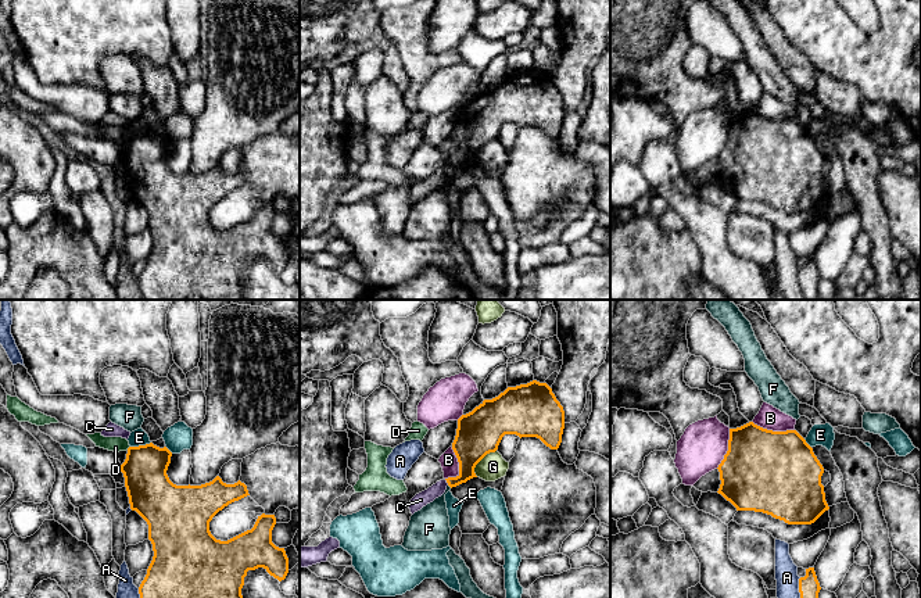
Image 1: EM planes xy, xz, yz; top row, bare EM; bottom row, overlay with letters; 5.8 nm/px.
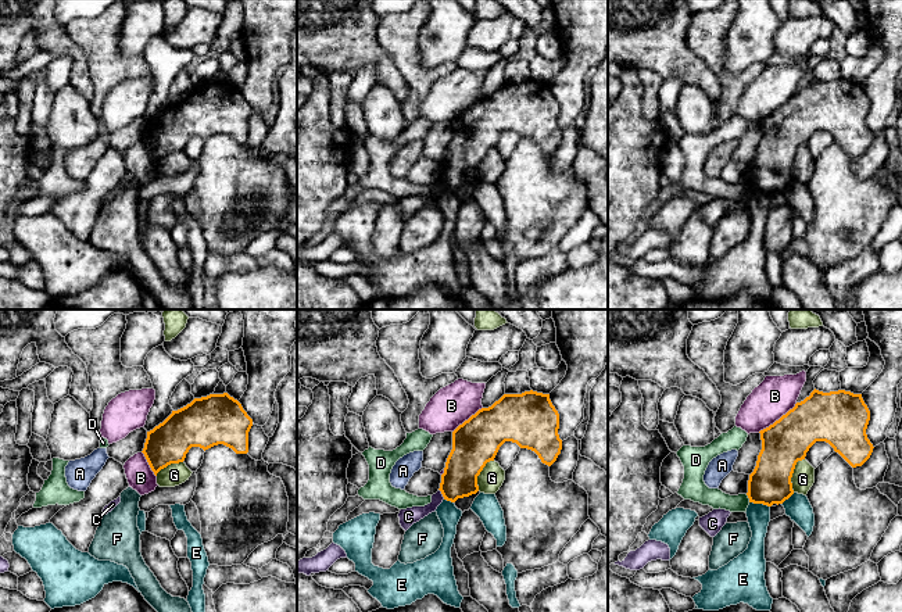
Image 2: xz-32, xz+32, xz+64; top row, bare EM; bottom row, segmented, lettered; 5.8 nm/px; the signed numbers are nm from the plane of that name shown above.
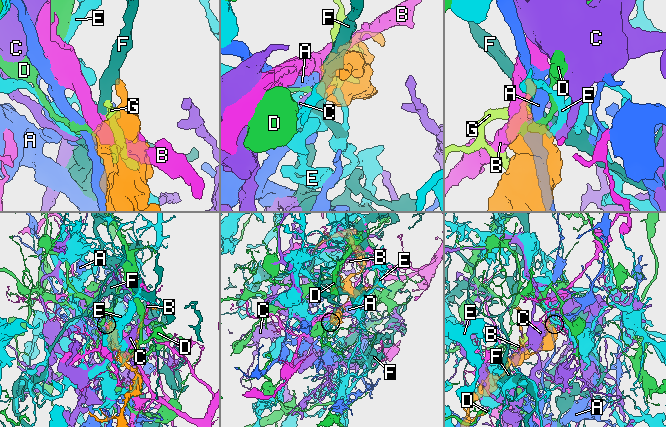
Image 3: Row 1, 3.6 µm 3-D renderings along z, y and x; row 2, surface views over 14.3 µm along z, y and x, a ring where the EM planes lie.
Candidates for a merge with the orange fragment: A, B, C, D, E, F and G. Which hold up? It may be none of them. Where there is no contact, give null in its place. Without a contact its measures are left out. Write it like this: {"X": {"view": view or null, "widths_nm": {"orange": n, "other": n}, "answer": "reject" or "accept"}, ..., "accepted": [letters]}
{"A": {"view": "yz", "widths_nm": {"orange": 130, "other": 130}, "answer": "reject"}, "B": {"view": "yz", "widths_nm": {"orange": 480, "other": 140}, "answer": "reject"}, "C": {"view": "xz", "widths_nm": {"orange": 200, "other": 90}, "answer": "reject"}, "D": {"view": null, "answer": "reject"}, "E": {"view": "xy", "widths_nm": {"orange": 260, "other": 100}, "answer": "reject"}, "F": {"view": "xz", "widths_nm": {"orange": 180, "other": 200}, "answer": "reject"}, "G": {"view": "xz", "widths_nm": {"orange": 260, "other": 160}, "answer": "reject"}, "accepted": []}

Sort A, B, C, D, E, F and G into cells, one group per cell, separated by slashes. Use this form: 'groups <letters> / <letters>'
groups A / B / C / D / E / F / G

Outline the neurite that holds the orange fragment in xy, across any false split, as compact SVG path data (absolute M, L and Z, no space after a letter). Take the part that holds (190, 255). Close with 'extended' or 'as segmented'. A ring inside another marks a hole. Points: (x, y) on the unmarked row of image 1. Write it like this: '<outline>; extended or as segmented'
M153 132L129 136L121 154L130 198L148 214L148 229L154 246L139 276L144 300L186 300L197 294L204 300L243 300L241 277L248 259L264 257L279 271L289 262L284 237L272 232L275 204L262 203L254 216L227 230L216 229L209 221L212 207L229 193L248 183L240 169L226 173L219 165L201 175L176 175L168 164L172 142Z; as segmented

